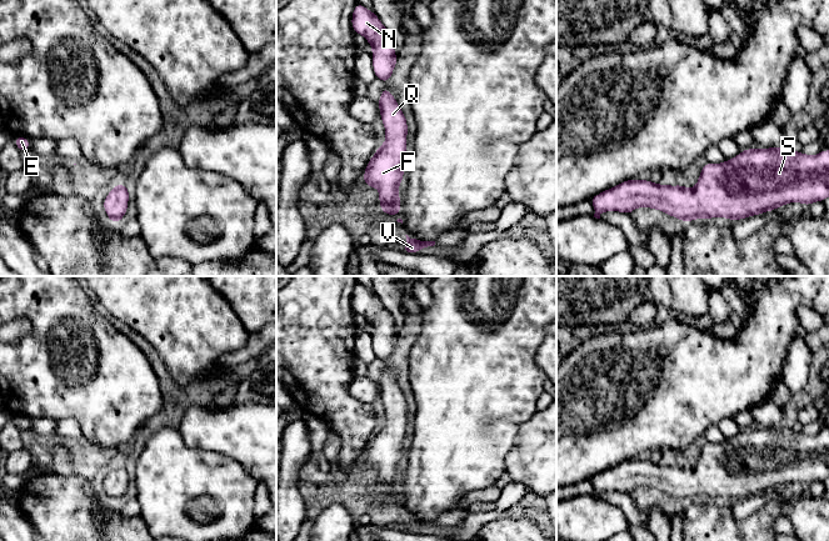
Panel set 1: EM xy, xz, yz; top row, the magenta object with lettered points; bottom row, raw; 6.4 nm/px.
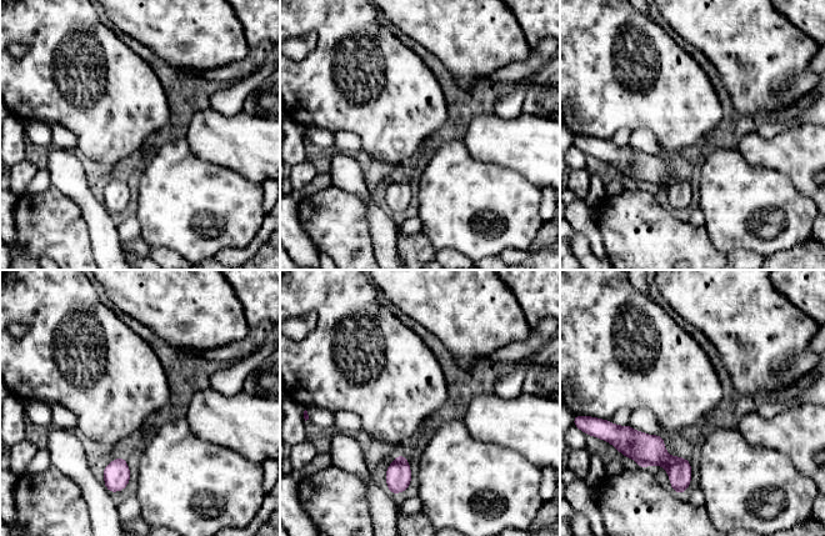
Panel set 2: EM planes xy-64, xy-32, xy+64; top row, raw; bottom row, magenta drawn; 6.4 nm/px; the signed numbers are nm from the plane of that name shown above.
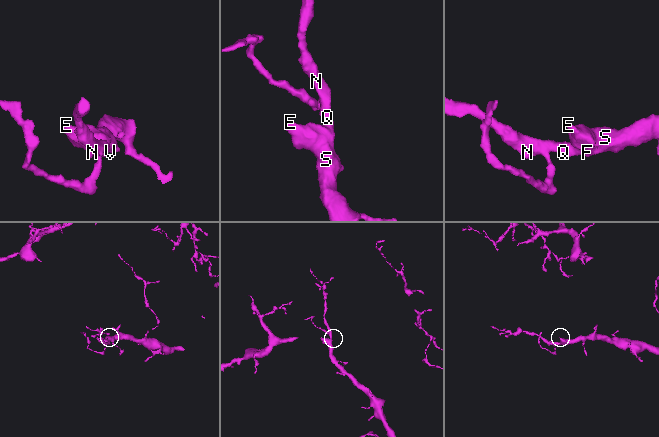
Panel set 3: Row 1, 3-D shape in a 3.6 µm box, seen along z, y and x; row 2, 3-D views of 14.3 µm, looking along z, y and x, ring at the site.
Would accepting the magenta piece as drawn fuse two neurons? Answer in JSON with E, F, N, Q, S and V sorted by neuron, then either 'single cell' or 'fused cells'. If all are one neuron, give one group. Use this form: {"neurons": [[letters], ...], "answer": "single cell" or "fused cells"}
{"neurons": [["E", "F", "N", "Q", "S", "V"]], "answer": "single cell"}

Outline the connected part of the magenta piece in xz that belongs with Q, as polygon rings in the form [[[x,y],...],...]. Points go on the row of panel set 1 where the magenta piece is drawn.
[[[388,87],[381,89],[378,105],[386,139],[369,160],[363,182],[379,190],[379,205],[384,215],[394,216],[401,210],[398,190],[404,179],[408,121]]]

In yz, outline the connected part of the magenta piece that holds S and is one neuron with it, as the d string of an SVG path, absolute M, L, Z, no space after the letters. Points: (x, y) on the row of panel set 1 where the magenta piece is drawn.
M768 147L745 149L734 159L721 164L706 162L693 189L654 184L650 180L631 179L623 181L589 199L594 217L605 211L619 211L630 216L638 207L660 210L684 222L696 219L710 220L719 216L731 221L743 220L776 210L789 202L801 202L806 207L829 197L829 150L818 155L795 152L793 149Z

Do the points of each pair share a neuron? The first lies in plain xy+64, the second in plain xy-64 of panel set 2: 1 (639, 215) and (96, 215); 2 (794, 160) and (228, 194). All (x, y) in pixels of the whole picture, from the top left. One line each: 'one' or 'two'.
1: two
2: two

